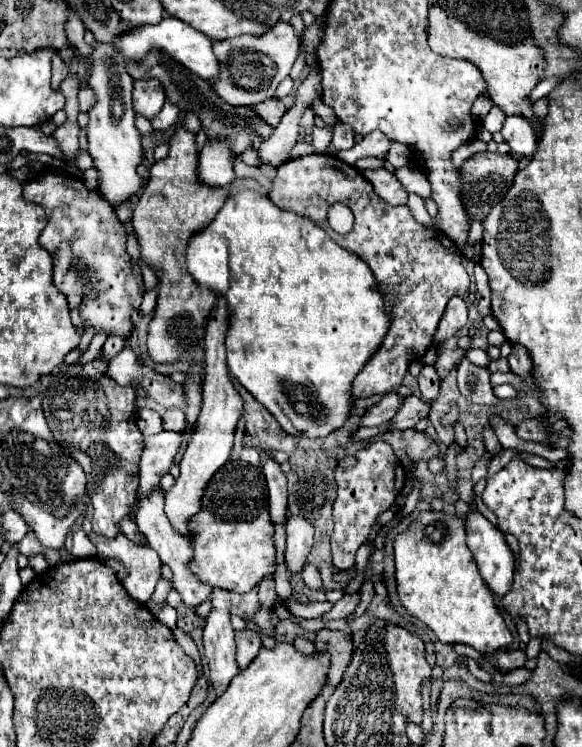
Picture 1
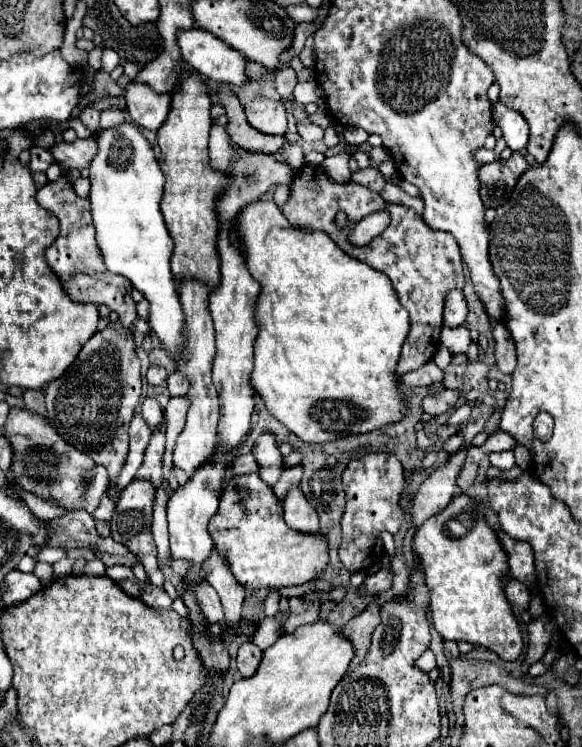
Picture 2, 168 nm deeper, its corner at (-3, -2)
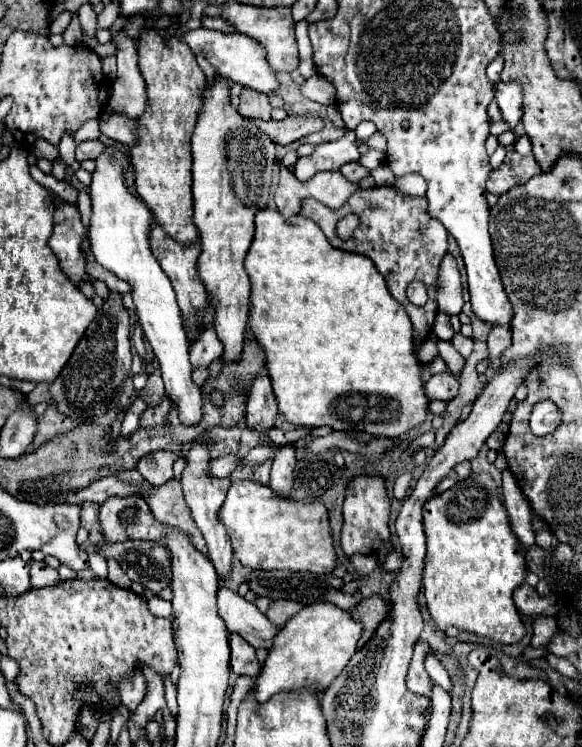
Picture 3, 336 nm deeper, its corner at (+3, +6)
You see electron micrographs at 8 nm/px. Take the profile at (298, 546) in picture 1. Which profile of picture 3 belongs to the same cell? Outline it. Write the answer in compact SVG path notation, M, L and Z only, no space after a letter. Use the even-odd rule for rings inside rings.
M286 444L286 448L282 448L276 454L270 472L270 488L282 498L290 498L290 492L294 488L294 464L296 464L294 450Z

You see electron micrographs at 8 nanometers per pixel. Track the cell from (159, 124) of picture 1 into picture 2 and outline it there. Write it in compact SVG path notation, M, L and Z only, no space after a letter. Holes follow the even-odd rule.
M138 80L128 82L128 86L124 88L124 100L126 100L126 110L130 112L132 120L138 126L152 132L156 132L162 126L170 110L168 94L158 94L148 84L138 82Z

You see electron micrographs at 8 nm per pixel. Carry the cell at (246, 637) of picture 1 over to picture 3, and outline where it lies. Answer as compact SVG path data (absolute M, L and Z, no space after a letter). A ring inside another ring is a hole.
M230 634L230 666L234 674L246 674L246 676L256 676L260 670L260 662L256 660L256 650L238 634Z

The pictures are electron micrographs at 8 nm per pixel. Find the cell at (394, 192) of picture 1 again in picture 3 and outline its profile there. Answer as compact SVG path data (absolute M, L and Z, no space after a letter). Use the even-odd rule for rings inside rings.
M348 162L348 164L344 164L344 166L340 168L340 172L342 172L344 178L350 180L350 182L358 182L358 180L370 176L370 170L364 168L360 162Z

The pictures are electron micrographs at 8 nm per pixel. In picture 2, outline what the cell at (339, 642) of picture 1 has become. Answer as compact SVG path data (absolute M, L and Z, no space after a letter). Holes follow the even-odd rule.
M372 602L368 604L368 608L354 616L346 626L344 626L344 636L350 638L350 642L354 644L356 648L356 656L350 664L350 668L358 666L362 662L362 658L366 656L368 648L370 648L370 642L372 642L372 632L374 628L380 624L380 614L378 614L378 602Z

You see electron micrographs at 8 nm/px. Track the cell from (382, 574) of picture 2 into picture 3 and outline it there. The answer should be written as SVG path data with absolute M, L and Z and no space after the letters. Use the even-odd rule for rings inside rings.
M390 552L386 556L386 560L380 564L380 568L384 572L398 572L400 570L400 564L402 564L402 554L400 552Z

